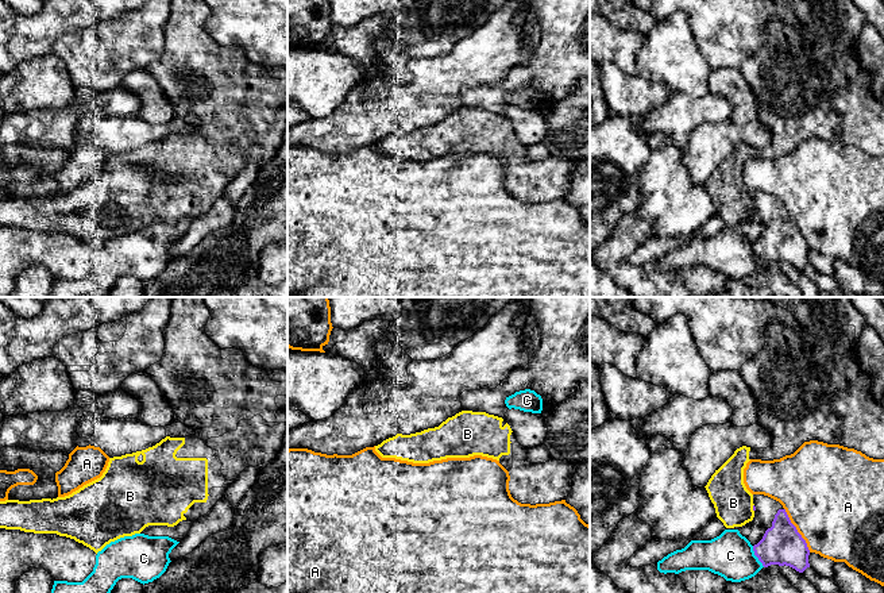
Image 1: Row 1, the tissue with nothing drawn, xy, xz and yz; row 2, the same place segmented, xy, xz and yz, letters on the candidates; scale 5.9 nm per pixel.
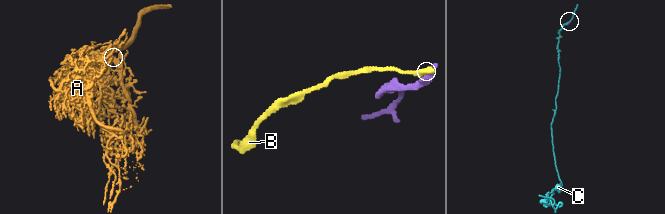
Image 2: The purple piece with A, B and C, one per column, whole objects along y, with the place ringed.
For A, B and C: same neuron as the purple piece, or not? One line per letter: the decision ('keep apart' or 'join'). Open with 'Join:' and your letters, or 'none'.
Join: B
A: keep apart
B: join
C: keep apart

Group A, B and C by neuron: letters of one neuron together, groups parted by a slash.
A / B / C

